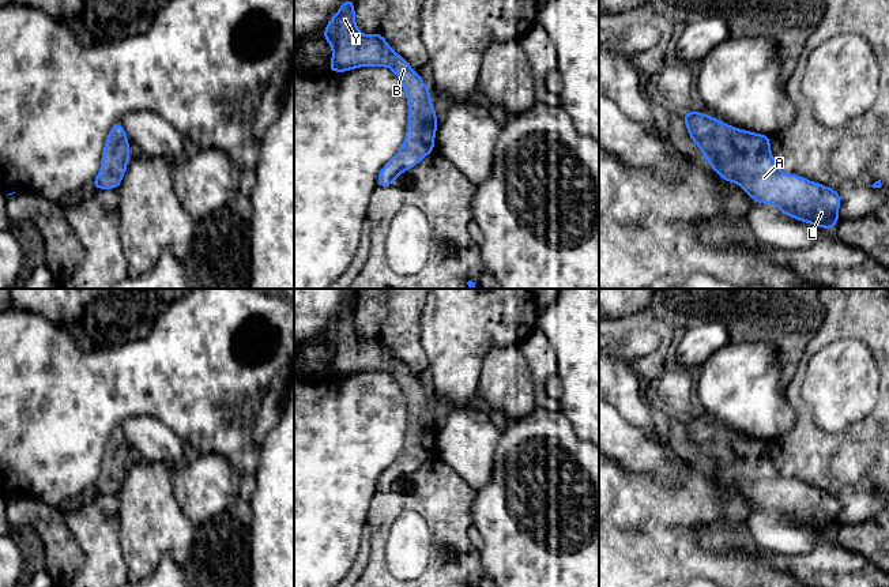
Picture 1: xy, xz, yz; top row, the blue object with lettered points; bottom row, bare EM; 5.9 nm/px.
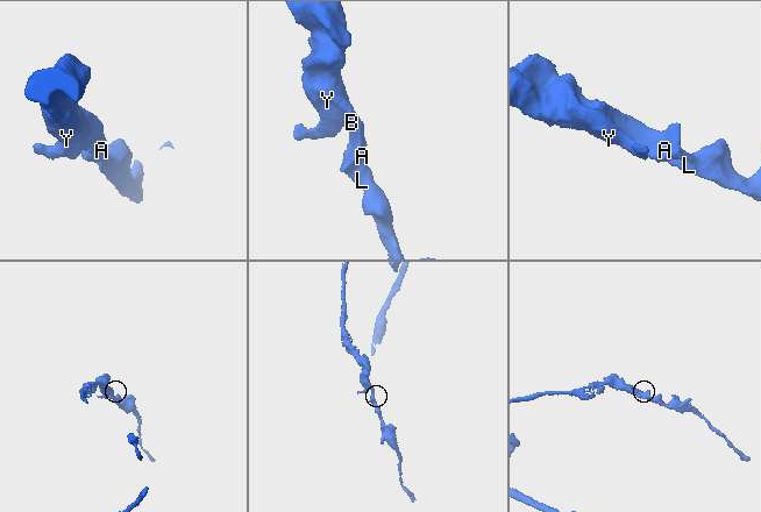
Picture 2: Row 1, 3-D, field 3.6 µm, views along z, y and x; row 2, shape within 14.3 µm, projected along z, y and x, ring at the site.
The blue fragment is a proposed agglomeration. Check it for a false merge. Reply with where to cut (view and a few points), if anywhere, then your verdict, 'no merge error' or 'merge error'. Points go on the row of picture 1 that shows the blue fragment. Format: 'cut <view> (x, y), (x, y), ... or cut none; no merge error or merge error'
cut none; no merge error

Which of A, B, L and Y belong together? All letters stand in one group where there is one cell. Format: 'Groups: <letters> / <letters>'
Groups: A B L Y

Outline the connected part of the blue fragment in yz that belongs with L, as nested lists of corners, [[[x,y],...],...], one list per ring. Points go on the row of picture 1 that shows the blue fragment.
[[[702,112],[682,113],[690,139],[701,150],[709,166],[727,183],[737,183],[756,203],[773,204],[786,217],[815,227],[833,230],[840,221],[841,195],[824,184],[799,174],[784,173],[771,151],[771,136],[728,125]]]

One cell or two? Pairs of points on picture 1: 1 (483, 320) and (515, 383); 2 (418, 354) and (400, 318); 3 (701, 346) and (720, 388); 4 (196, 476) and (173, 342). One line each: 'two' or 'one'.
1: two
2: one
3: two
4: two

